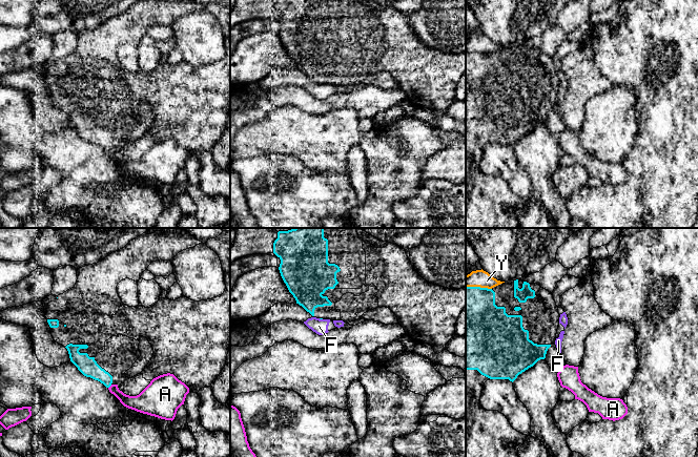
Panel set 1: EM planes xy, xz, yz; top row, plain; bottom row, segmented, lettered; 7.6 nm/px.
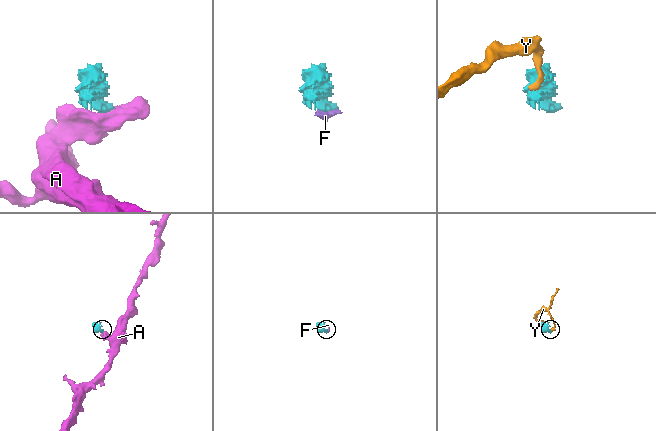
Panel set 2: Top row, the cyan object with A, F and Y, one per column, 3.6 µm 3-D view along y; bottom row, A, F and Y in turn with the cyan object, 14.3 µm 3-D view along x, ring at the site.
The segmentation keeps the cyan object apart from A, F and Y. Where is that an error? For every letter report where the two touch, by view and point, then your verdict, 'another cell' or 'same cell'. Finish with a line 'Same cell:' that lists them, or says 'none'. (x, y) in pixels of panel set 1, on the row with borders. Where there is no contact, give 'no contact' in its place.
A: contact xy (109, 386); another cell
F: contact xz (321, 318); another cell
Y: contact yz (478, 287); another cell
Same cell: none

